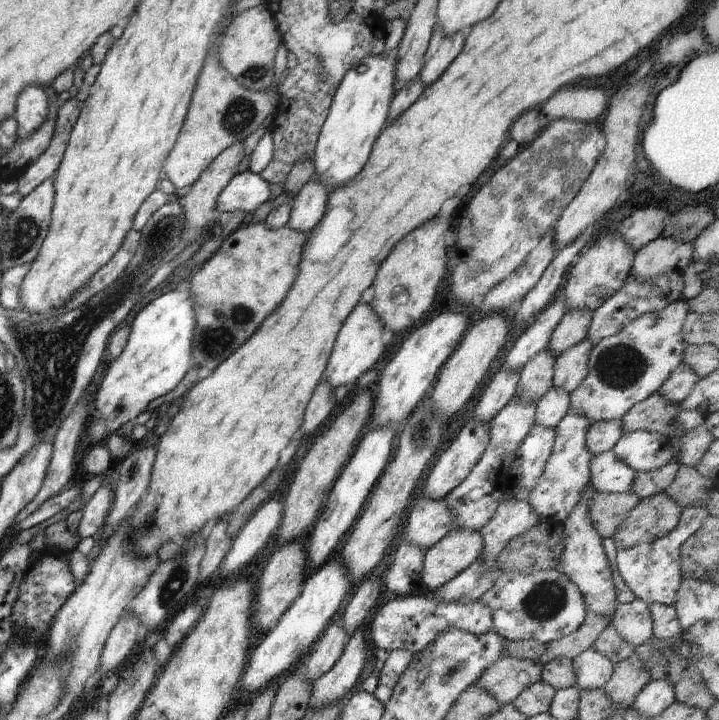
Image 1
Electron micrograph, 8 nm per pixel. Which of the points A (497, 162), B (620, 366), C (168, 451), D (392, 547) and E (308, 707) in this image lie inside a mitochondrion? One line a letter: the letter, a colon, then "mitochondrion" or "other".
A: other
B: mitochondrion
C: other
D: other
E: other

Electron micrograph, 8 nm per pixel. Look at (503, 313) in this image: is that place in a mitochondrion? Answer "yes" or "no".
no

